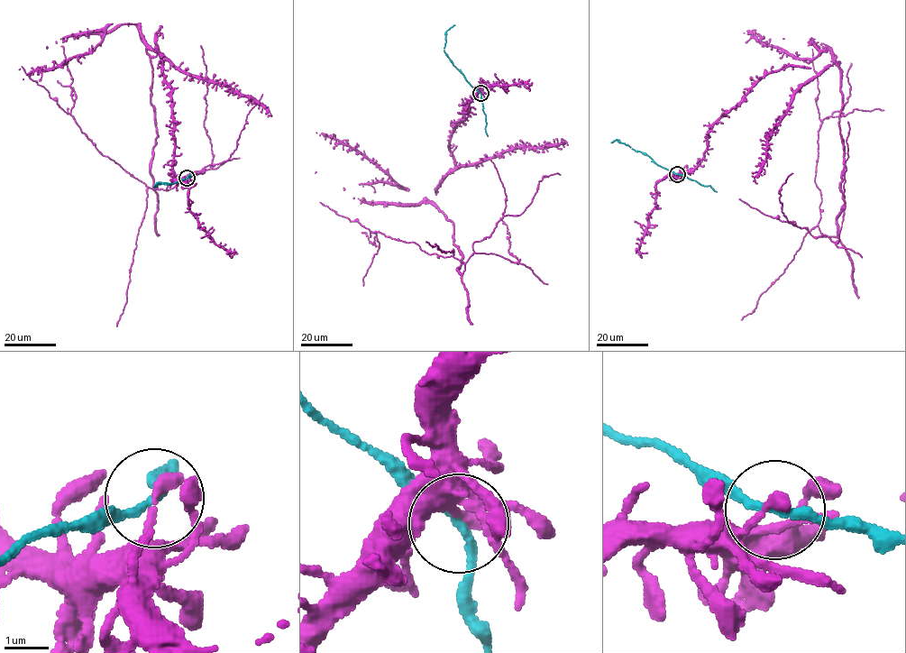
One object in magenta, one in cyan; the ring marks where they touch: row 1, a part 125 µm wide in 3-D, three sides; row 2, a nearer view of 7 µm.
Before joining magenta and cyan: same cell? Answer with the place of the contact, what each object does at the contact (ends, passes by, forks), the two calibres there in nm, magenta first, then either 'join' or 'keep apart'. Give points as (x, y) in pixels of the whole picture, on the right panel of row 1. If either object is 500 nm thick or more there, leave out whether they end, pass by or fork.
at (677, 174); magenta ends there; cyan passes by; 280 nm thick on the magenta side, 180 nm on the other; join

